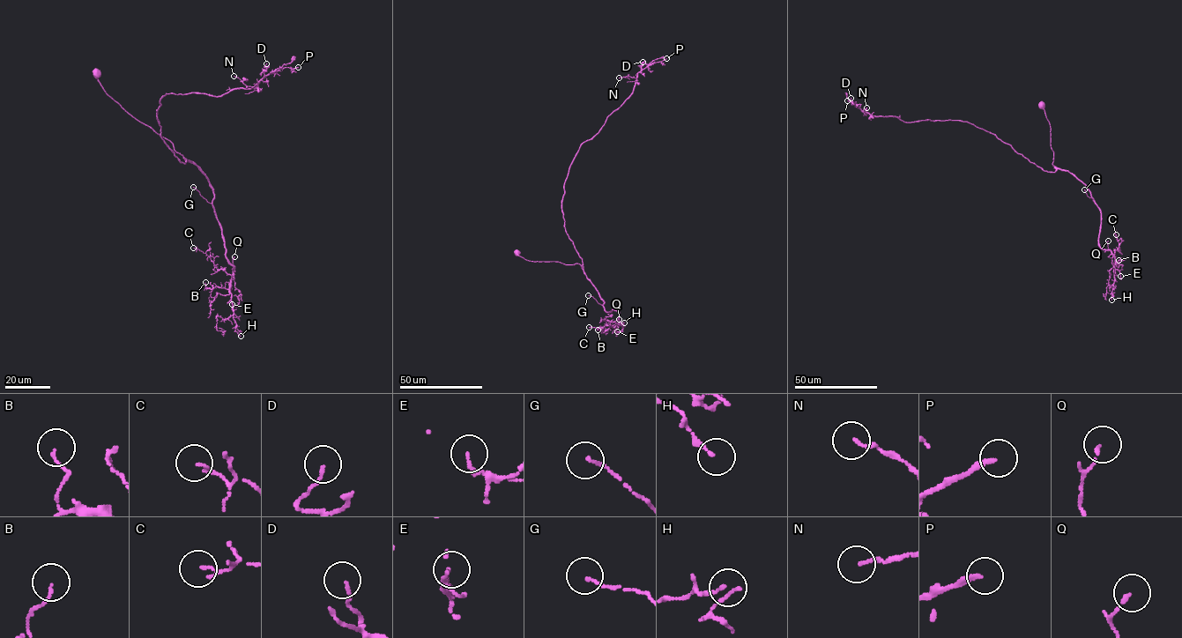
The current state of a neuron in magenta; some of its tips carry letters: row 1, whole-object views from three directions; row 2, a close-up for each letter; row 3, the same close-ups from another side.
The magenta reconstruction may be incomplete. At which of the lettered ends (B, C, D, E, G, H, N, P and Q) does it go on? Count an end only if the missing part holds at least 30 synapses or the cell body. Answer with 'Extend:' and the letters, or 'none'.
Extend: P

